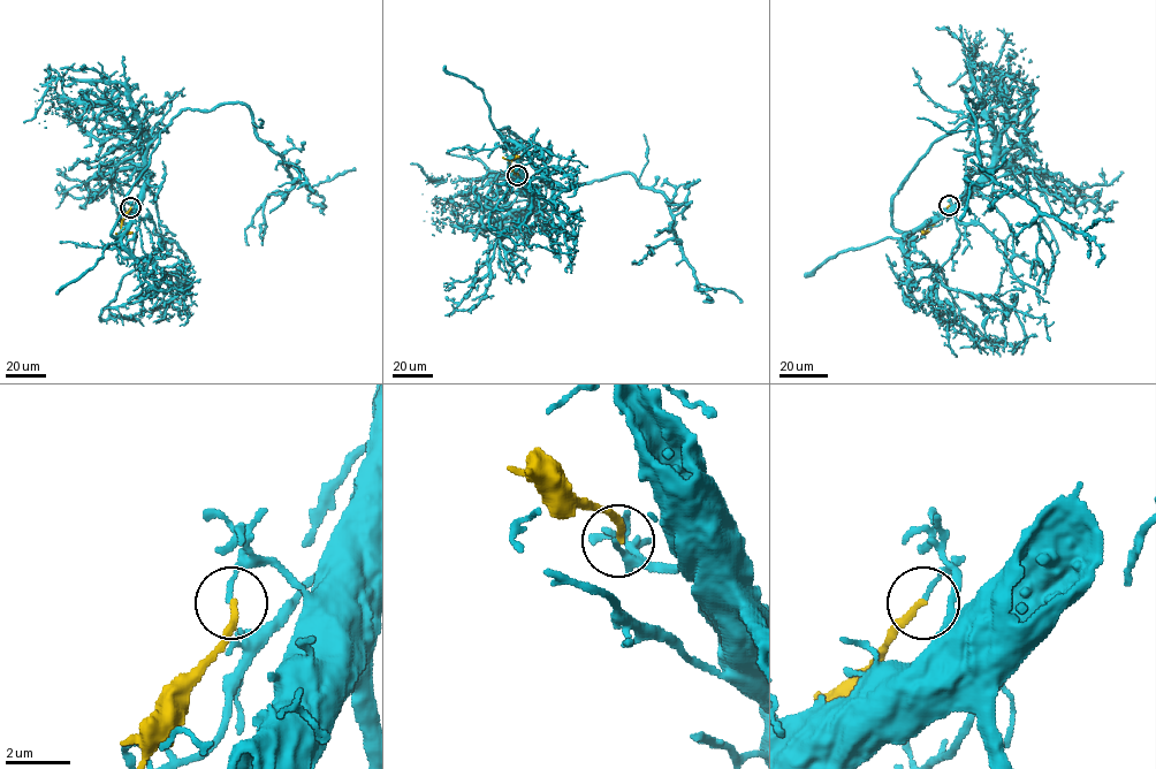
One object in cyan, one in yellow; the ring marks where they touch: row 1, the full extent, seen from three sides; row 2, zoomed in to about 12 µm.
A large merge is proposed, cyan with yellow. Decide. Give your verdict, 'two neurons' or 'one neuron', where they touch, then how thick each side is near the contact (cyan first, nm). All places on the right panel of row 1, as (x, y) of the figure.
two neurons; at (949, 205); 140 nm thick on the cyan side, 220 nm on the other

